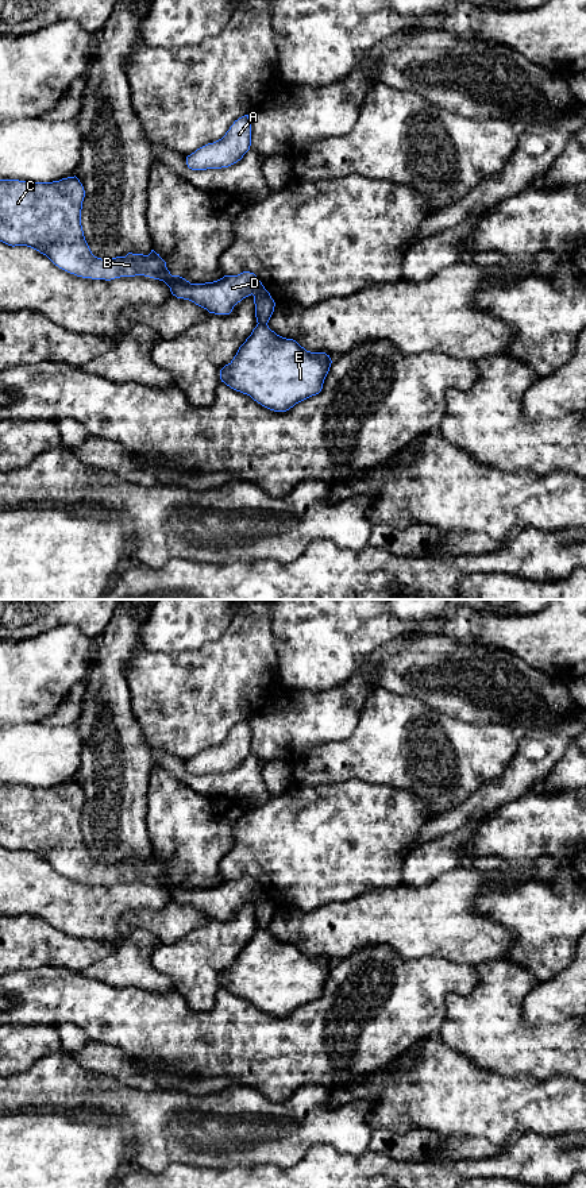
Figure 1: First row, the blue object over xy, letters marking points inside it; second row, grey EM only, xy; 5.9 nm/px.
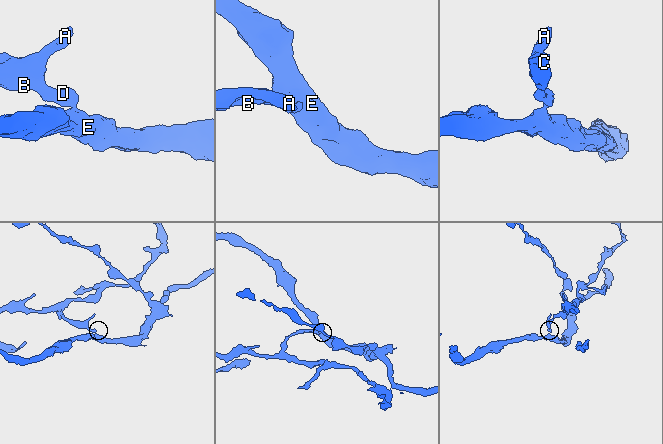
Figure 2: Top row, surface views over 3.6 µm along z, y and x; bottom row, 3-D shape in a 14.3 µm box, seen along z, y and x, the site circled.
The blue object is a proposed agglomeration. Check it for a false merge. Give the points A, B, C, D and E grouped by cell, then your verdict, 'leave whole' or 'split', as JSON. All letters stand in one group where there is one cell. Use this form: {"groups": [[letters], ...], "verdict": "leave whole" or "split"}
{"groups": [["A", "B", "C", "D"], ["E"]], "verdict": "split"}

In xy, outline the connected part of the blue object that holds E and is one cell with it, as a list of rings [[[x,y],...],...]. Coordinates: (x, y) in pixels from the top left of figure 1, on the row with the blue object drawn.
[[[257,324],[234,359],[220,370],[220,379],[270,410],[286,412],[321,392],[331,363],[325,352],[307,351],[296,340],[277,335],[267,324]]]

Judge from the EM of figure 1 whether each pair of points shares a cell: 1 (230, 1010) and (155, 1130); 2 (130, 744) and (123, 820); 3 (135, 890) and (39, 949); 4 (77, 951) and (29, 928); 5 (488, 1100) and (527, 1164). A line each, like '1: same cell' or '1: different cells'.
1: different cells
2: same cell
3: different cells
4: same cell
5: different cells

